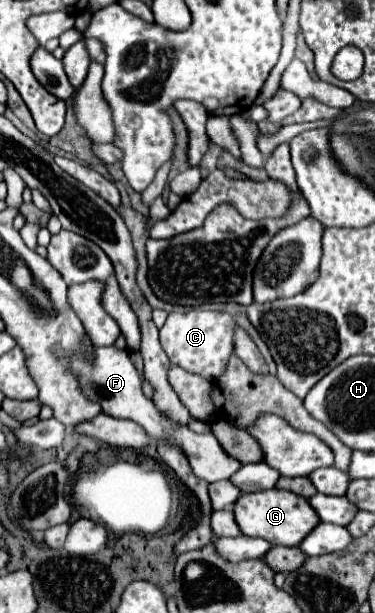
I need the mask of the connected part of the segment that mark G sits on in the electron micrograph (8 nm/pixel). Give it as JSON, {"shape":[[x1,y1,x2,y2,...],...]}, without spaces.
{"shape":[[268,489,268,491,258,491,258,493,244,493,236,505,234,505,234,515,240,531,248,537,264,537,272,545,298,545,318,523,320,517,308,503,308,499,298,497,292,491,284,489]]}

